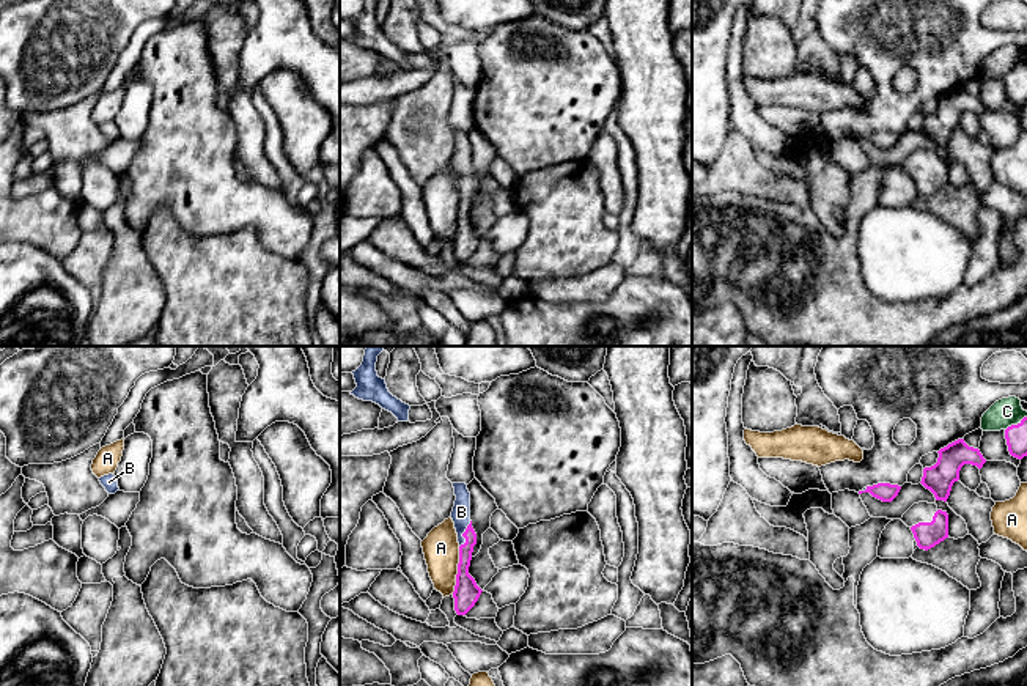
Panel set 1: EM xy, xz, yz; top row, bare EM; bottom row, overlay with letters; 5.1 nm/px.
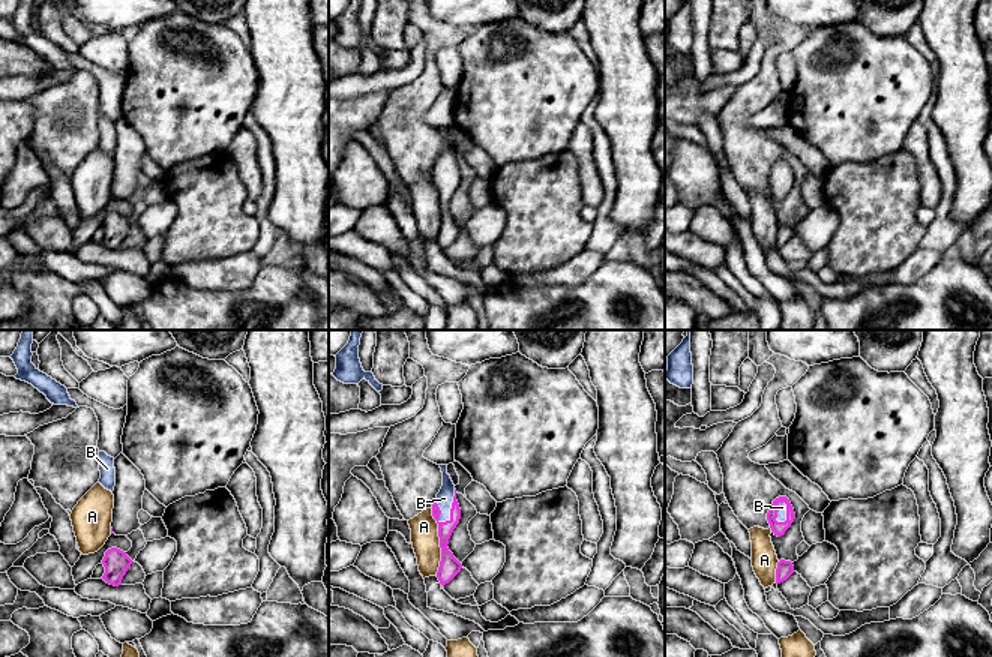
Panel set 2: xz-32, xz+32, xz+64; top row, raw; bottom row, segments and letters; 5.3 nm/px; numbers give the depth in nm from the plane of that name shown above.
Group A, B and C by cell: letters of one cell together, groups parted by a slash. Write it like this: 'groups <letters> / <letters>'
groups A / B / C

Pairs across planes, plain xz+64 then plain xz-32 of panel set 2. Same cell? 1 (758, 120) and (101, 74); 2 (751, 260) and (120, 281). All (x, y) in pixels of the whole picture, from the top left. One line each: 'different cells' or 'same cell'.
1: same cell
2: same cell

